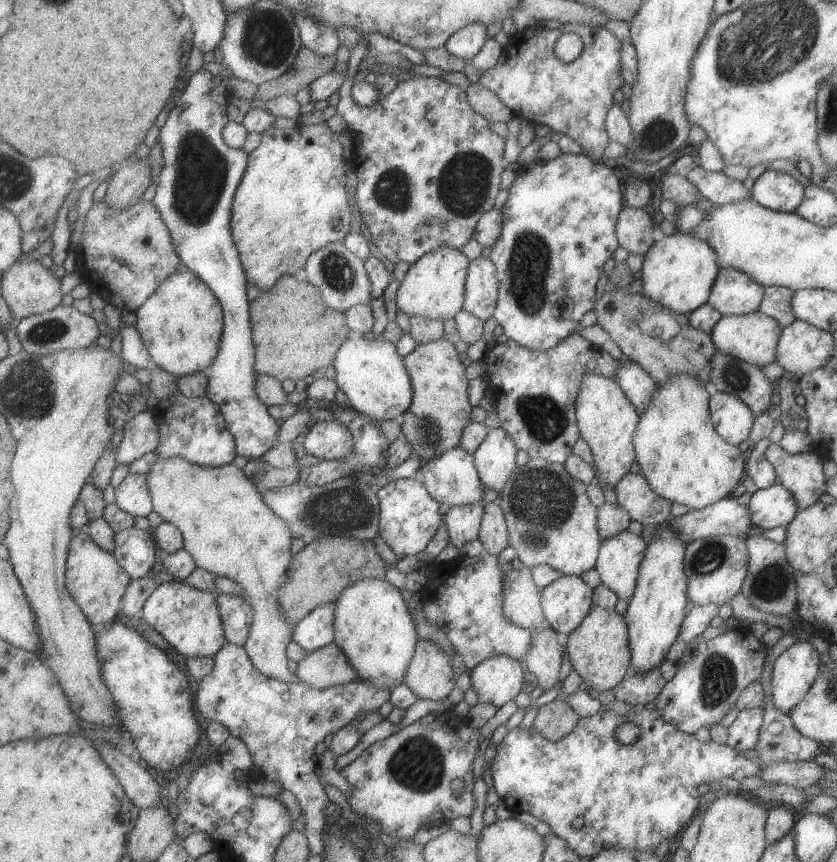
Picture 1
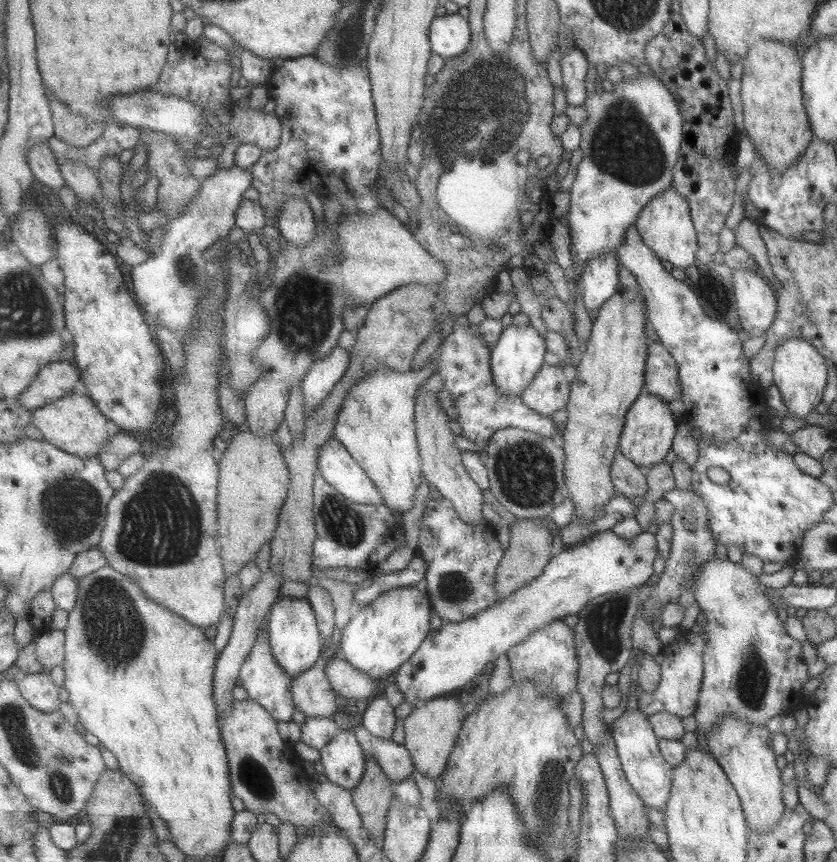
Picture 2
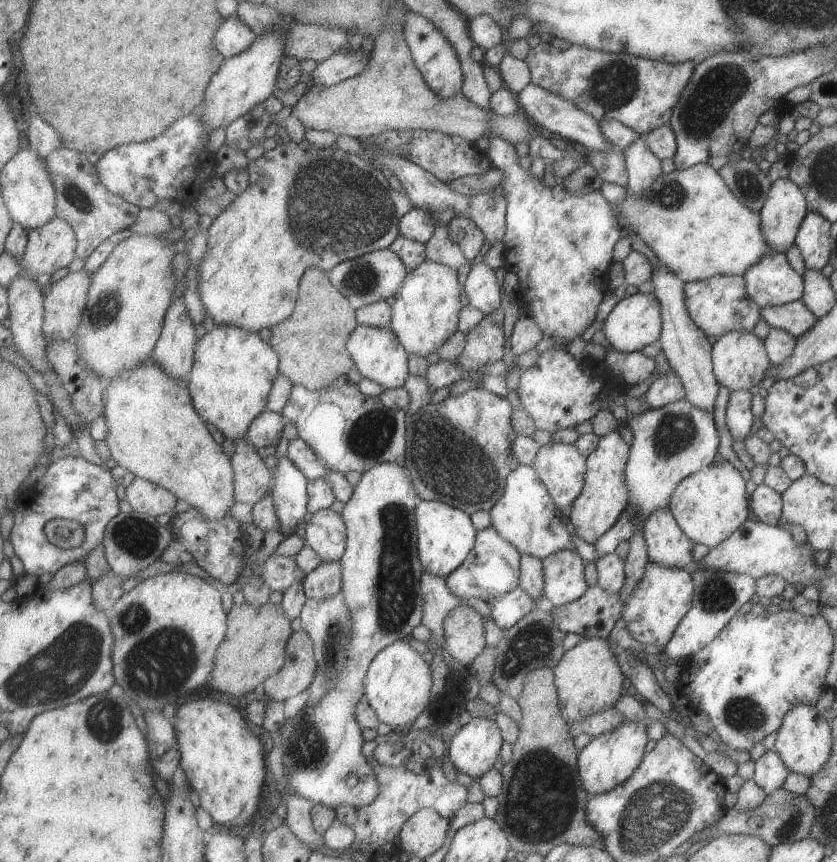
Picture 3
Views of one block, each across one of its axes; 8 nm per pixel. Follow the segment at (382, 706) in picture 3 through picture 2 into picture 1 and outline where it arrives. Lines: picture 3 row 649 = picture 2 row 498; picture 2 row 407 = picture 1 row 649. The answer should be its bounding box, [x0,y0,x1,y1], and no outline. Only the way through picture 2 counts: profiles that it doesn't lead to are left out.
[336,578,422,690]

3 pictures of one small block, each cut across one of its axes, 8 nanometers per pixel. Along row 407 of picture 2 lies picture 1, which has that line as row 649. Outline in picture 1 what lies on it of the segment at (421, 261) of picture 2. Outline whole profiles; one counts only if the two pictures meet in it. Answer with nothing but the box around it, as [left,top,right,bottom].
[149,454,300,681]

